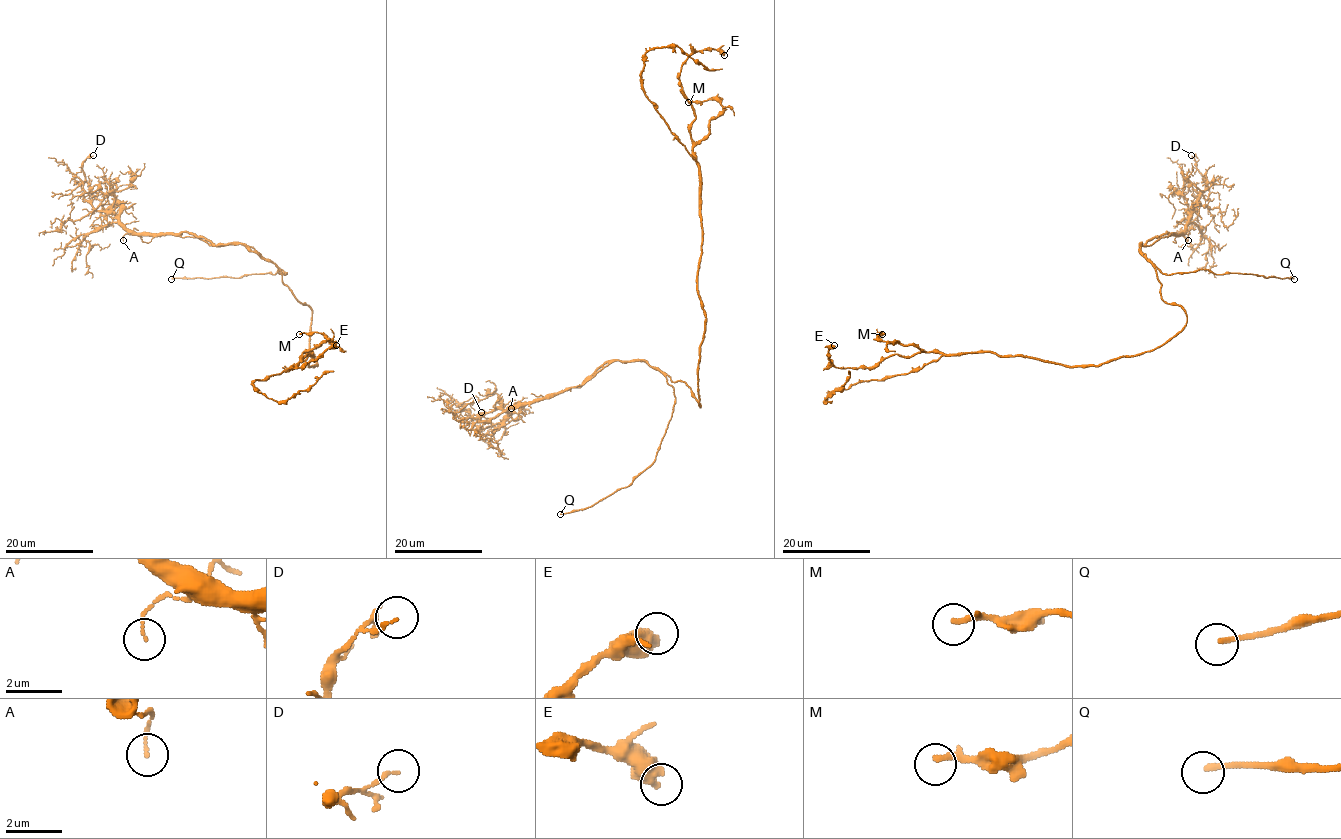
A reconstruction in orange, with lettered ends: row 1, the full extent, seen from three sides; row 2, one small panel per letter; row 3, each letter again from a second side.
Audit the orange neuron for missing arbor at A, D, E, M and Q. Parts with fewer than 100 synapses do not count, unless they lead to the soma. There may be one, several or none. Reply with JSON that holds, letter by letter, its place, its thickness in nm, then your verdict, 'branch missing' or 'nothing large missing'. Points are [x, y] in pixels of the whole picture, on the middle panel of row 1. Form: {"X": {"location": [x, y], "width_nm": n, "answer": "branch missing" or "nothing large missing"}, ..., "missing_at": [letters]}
{"A": {"location": [511, 408], "width_nm": 110, "answer": "nothing large missing"}, "D": {"location": [481, 412], "width_nm": 130, "answer": "nothing large missing"}, "E": {"location": [724, 55], "width_nm": 500, "answer": "nothing large missing"}, "M": {"location": [688, 102], "width_nm": 200, "answer": "nothing large missing"}, "Q": {"location": [560, 514], "width_nm": 190, "answer": "branch missing"}, "missing_at": ["Q"]}

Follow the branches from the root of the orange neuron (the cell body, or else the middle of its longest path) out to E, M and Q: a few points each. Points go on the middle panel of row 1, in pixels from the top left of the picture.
E: (699, 361), (706, 319), (698, 289), (700, 179), (690, 134), (695, 112), (679, 72), (696, 51), (724, 55)
M: (699, 361), (706, 312), (698, 289), (702, 223), (693, 148), (722, 106), (713, 99), (688, 102)
Q: (699, 361), (700, 407), (684, 382), (667, 377), (675, 404), (656, 459), (626, 487), (560, 514)

